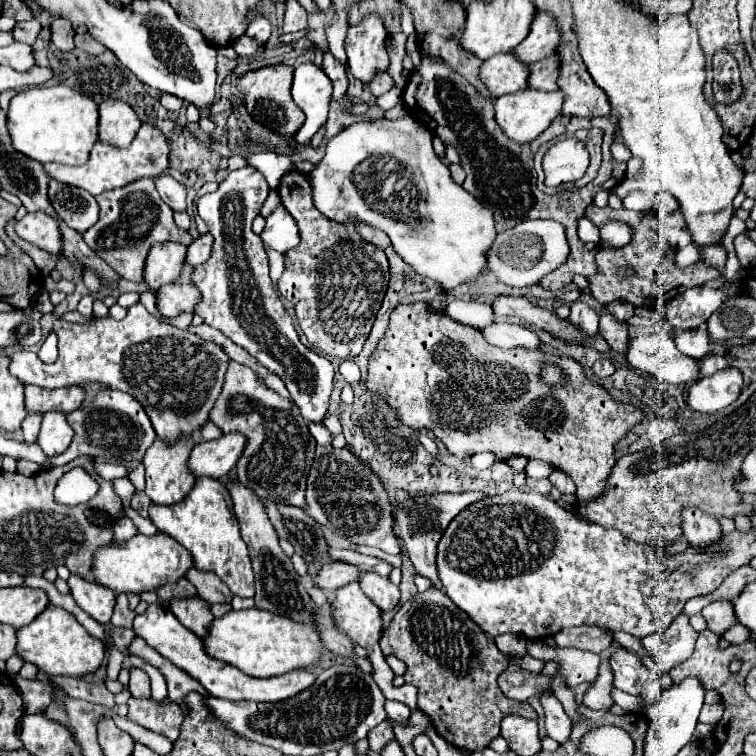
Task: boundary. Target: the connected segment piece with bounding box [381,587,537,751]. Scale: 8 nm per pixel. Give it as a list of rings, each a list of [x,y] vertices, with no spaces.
[[[435,587],[425,593],[417,593],[399,607],[391,625],[383,631],[381,651],[383,655],[395,655],[407,665],[405,681],[417,687],[419,709],[431,719],[435,731],[455,747],[479,751],[499,735],[499,725],[505,715],[537,715],[529,703],[505,697],[497,685],[497,677],[507,669],[511,659],[497,649],[495,641],[487,637],[465,611],[461,611],[443,591]]]

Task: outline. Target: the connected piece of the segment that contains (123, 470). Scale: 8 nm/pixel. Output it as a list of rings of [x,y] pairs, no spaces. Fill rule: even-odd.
[[[95,462],[94,467],[97,474],[106,480],[122,478],[128,475],[128,468],[121,463]]]

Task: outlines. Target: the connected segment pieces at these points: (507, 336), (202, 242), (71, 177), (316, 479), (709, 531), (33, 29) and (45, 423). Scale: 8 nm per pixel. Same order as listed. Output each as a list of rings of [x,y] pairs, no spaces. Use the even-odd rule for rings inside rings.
[[[491,323],[491,325],[481,329],[481,335],[483,335],[483,339],[487,339],[487,343],[503,347],[503,349],[513,349],[513,347],[537,349],[539,347],[537,335],[521,325]]]
[[[211,233],[197,237],[197,239],[187,247],[187,257],[185,257],[185,261],[187,261],[189,265],[193,265],[193,267],[205,263],[205,261],[209,259],[209,255],[211,255],[211,243],[213,243]]]
[[[141,125],[133,143],[125,149],[111,147],[111,145],[105,145],[105,143],[95,143],[93,151],[89,153],[89,161],[85,165],[69,167],[69,165],[59,165],[59,163],[47,163],[45,173],[49,175],[49,179],[85,189],[91,195],[101,195],[103,191],[123,187],[131,181],[141,179],[141,177],[161,175],[161,173],[165,173],[167,165],[169,165],[169,143],[167,143],[165,135],[153,125]]]
[[[317,445],[307,479],[305,503],[305,513],[339,537],[357,545],[379,547],[385,553],[399,555],[399,543],[393,533],[393,501],[375,471],[357,459],[349,449]]]
[[[697,507],[681,511],[681,529],[693,547],[709,547],[721,539],[721,527],[713,515],[705,515]]]
[[[31,19],[31,21],[23,21],[23,23],[17,23],[15,29],[13,29],[13,39],[19,41],[19,43],[27,43],[27,45],[33,45],[33,41],[37,39],[41,31],[41,25],[39,21]]]
[[[49,411],[49,413],[43,415],[37,443],[47,457],[55,457],[69,447],[73,435],[75,433],[69,427],[65,415],[59,413],[59,411]]]

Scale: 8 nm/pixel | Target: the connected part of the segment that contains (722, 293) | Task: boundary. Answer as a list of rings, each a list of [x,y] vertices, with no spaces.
[[[693,287],[667,303],[665,317],[669,325],[673,325],[679,331],[697,329],[725,303],[727,297],[729,297],[727,289]]]

